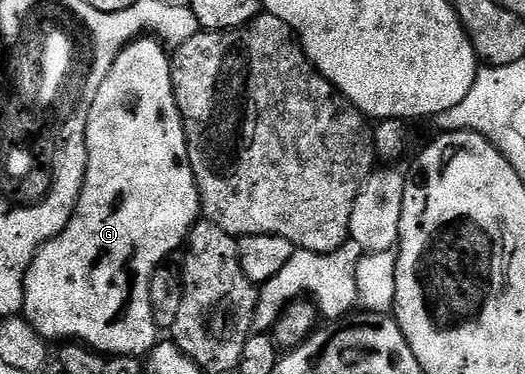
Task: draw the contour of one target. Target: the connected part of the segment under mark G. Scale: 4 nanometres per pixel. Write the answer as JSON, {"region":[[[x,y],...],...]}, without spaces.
{"region":[[[139,37],[119,51],[118,56],[114,59],[114,64],[105,72],[106,76],[103,77],[102,84],[92,92],[92,109],[84,117],[84,130],[88,145],[88,169],[80,193],[80,201],[66,228],[38,250],[32,265],[26,270],[24,302],[22,302],[24,318],[47,341],[53,341],[53,339],[77,341],[104,355],[137,355],[139,357],[145,356],[153,349],[154,344],[159,342],[160,329],[154,324],[152,305],[150,304],[150,278],[156,268],[163,266],[165,259],[162,258],[172,254],[177,247],[179,250],[190,238],[190,230],[193,229],[195,223],[199,222],[202,215],[202,198],[198,195],[198,186],[190,168],[186,130],[182,124],[182,114],[176,105],[170,61],[171,56],[168,54],[167,48],[157,38]]]}

